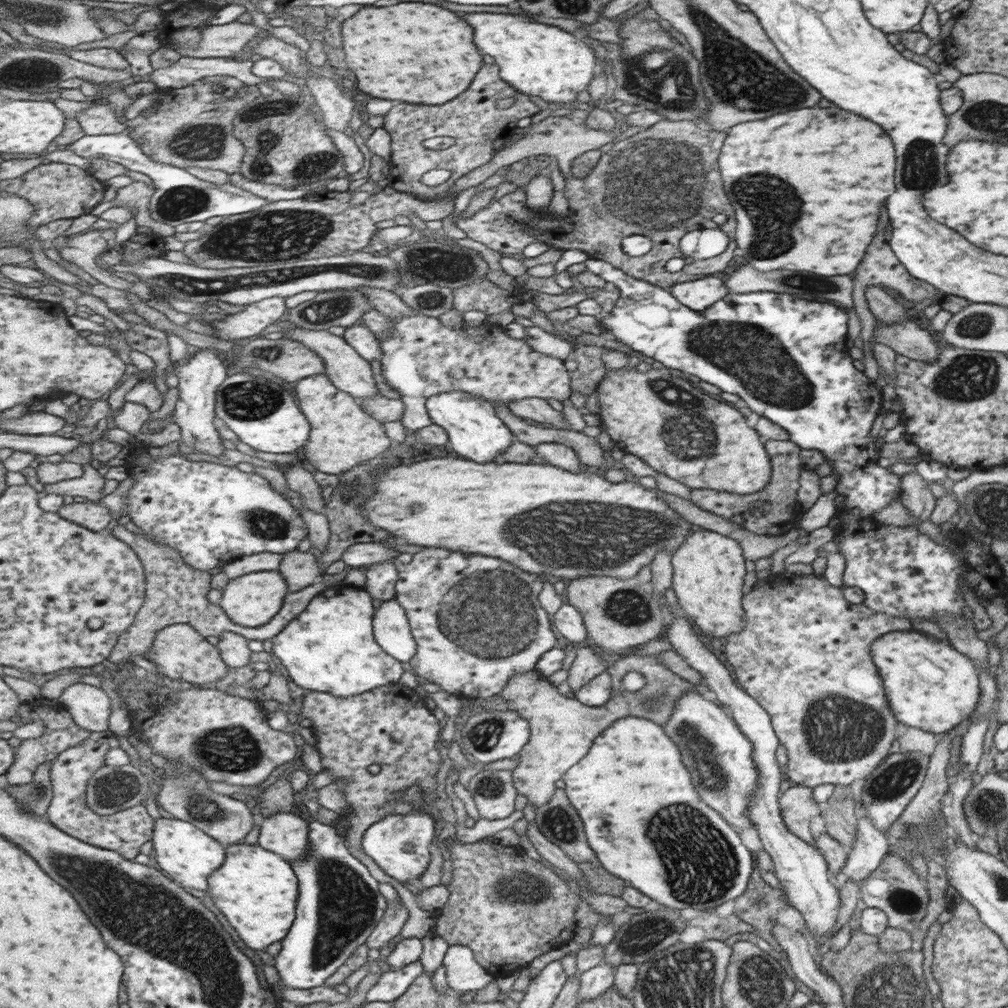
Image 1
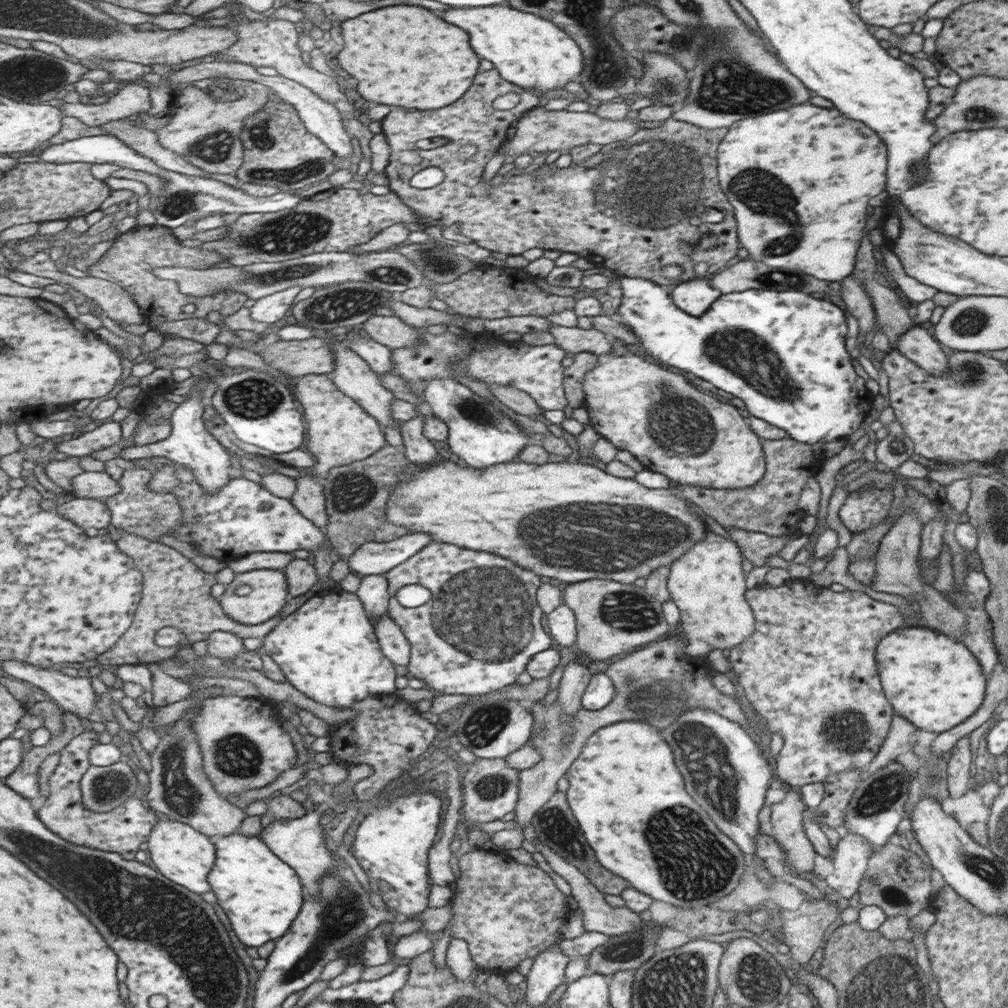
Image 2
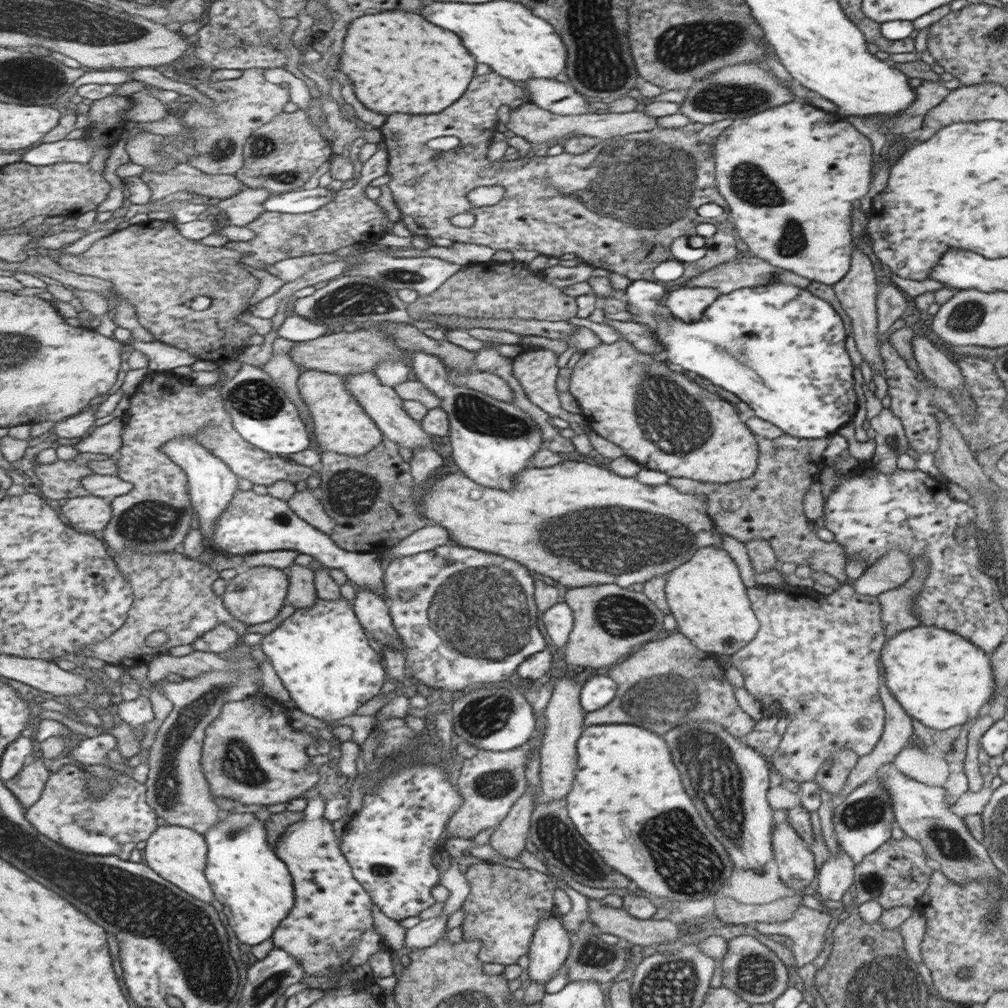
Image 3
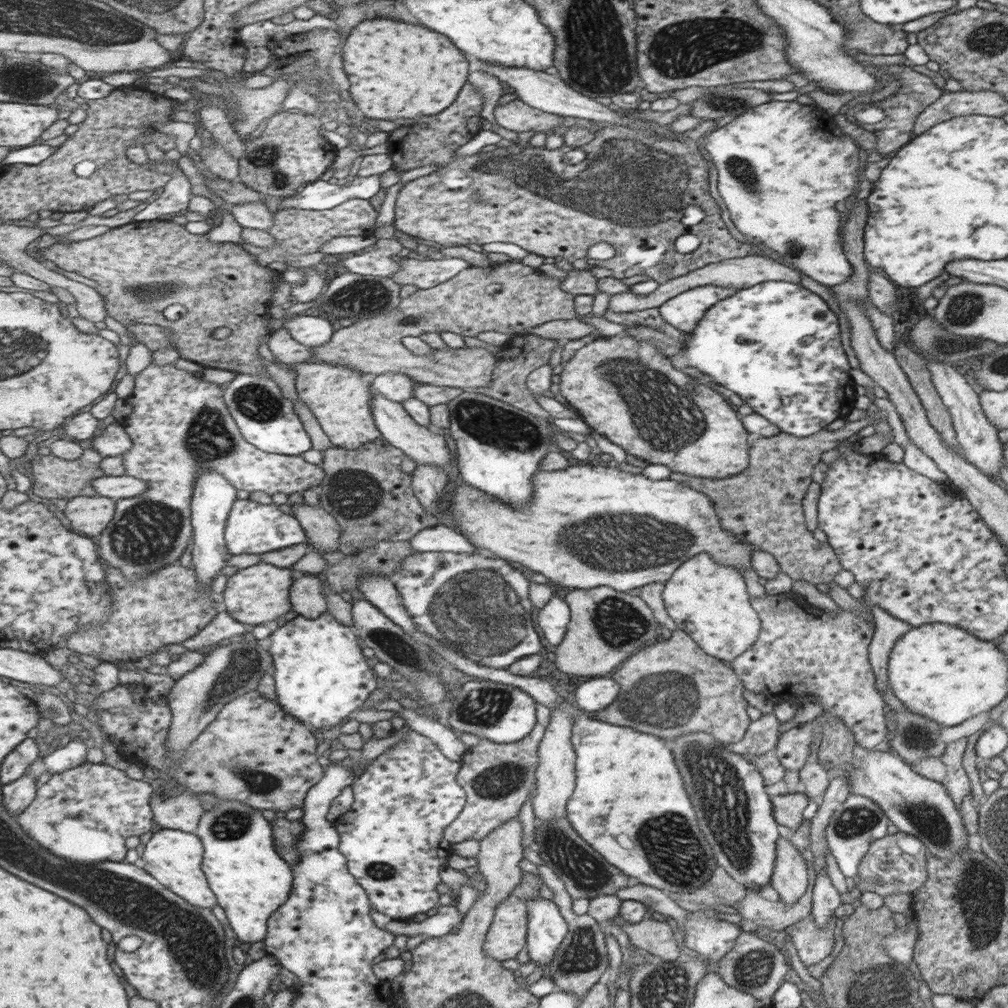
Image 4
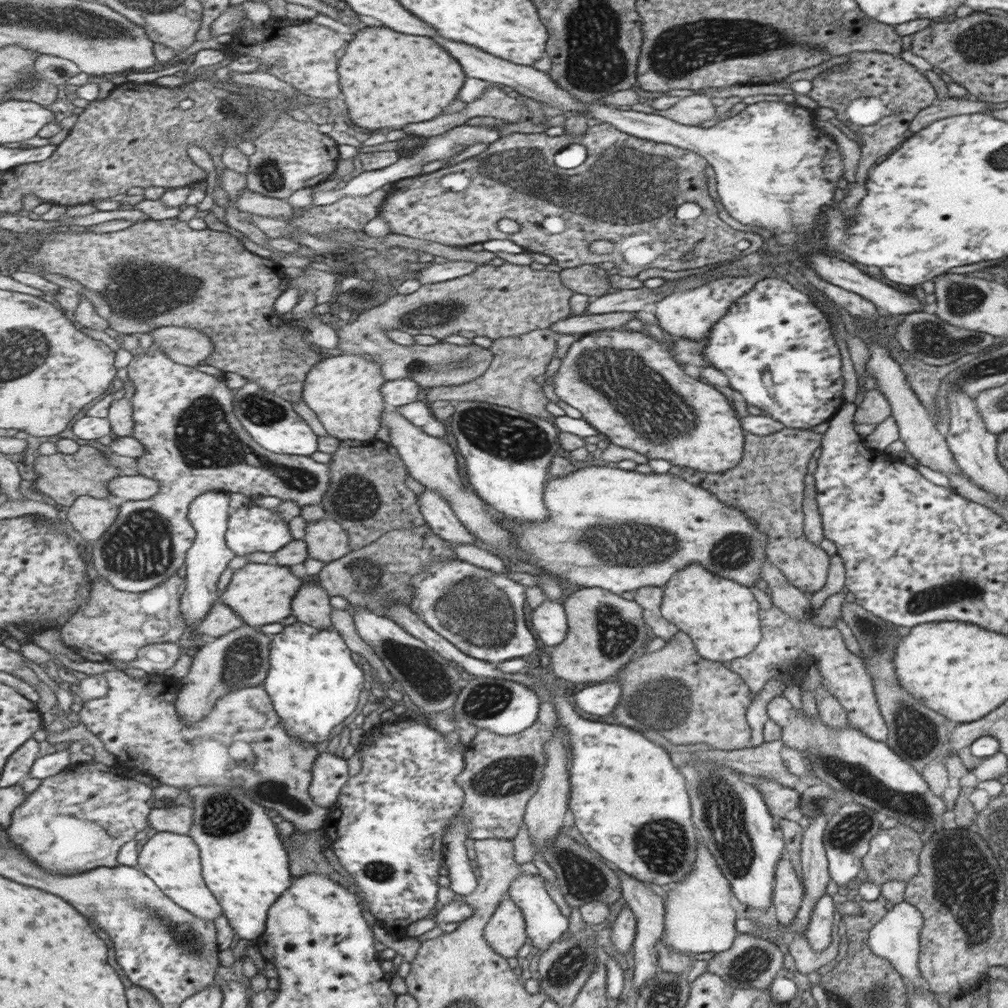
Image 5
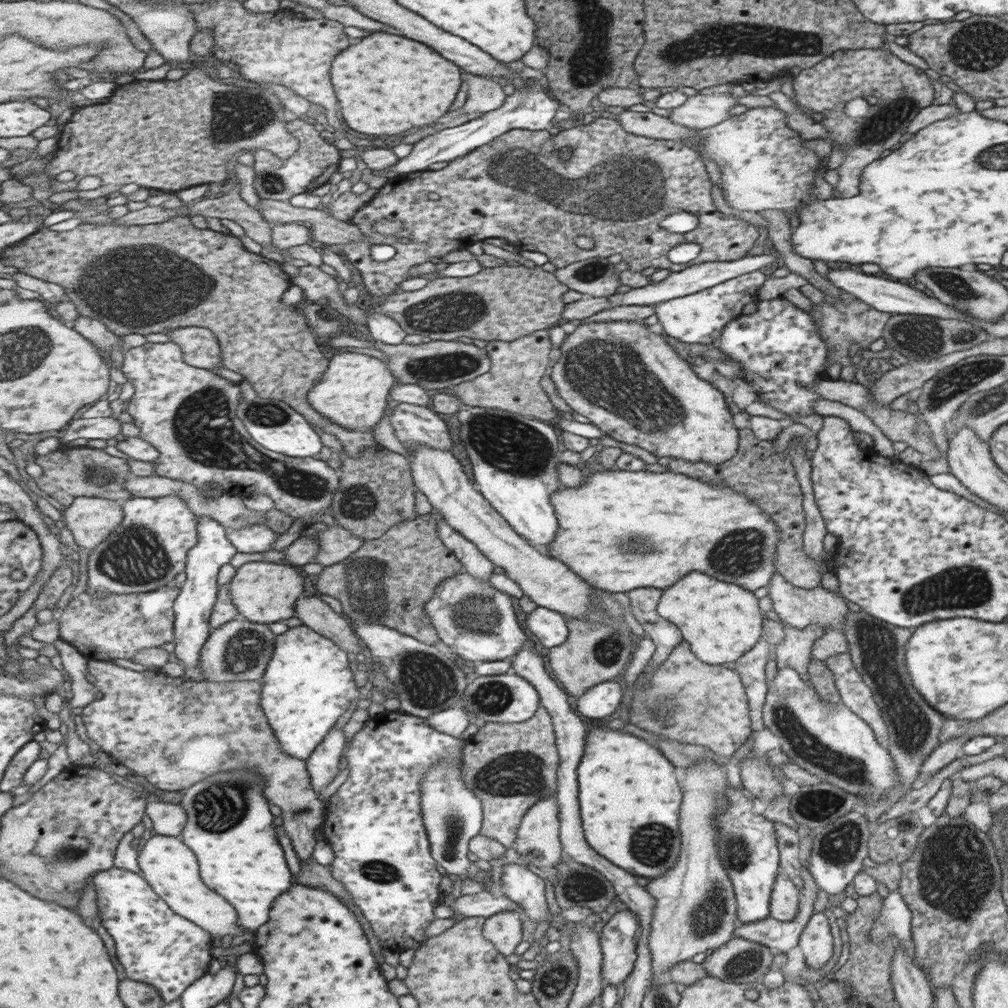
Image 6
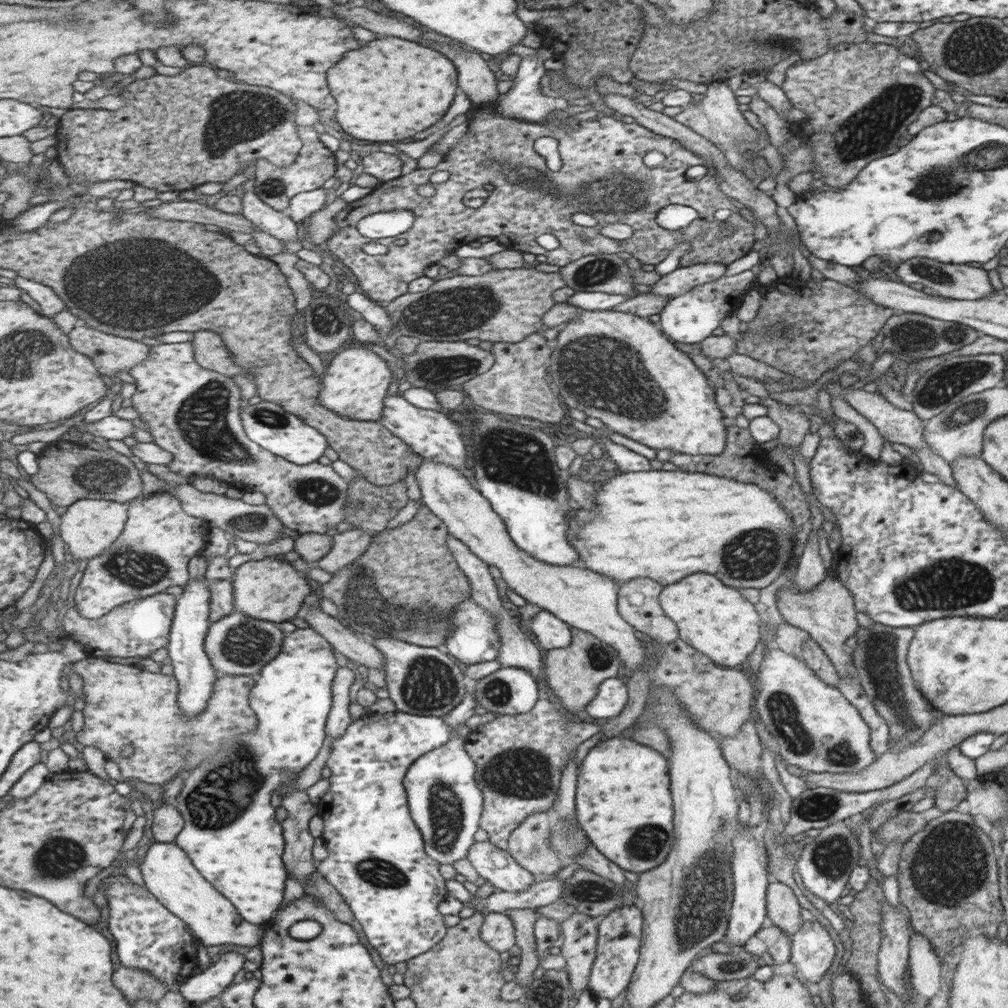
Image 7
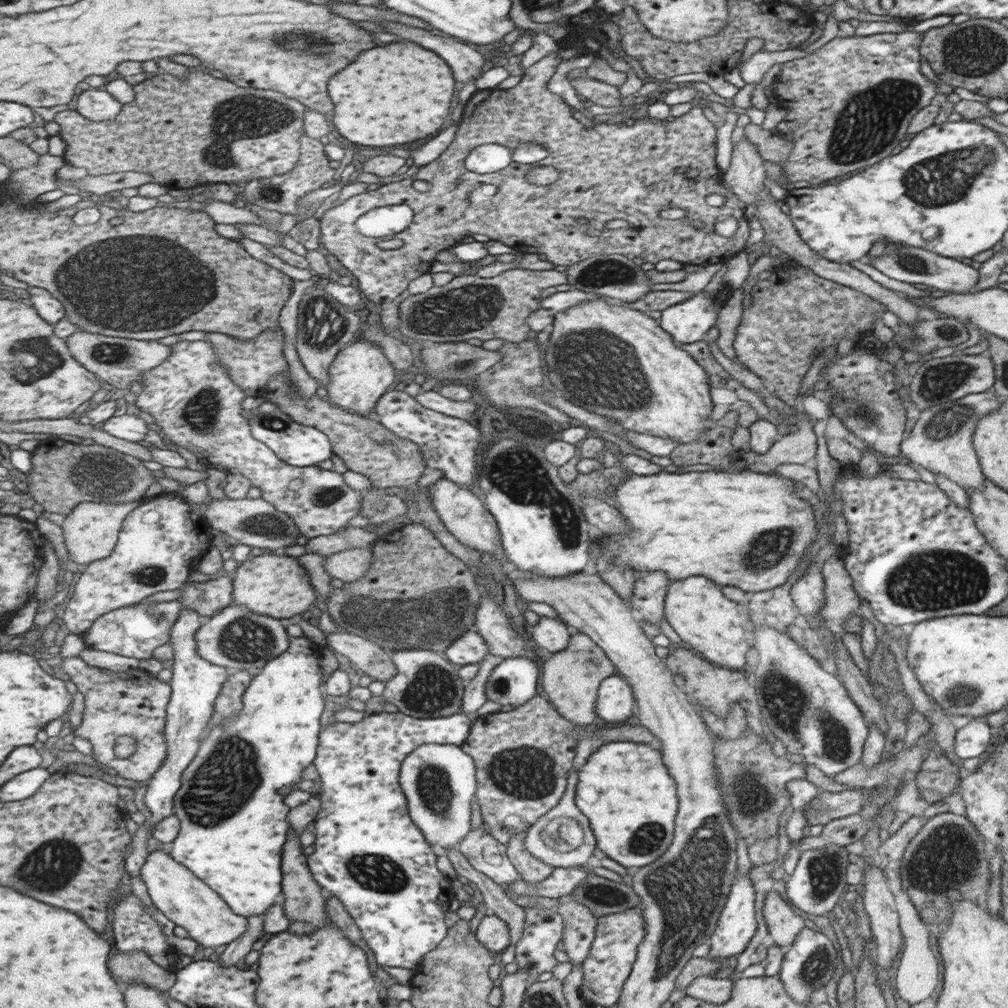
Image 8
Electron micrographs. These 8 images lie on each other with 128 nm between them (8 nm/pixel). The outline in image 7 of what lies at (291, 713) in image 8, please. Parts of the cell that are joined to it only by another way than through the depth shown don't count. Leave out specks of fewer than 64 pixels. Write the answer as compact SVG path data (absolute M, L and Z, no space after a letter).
M311 626L287 633L283 649L257 674L257 685L251 693L259 727L247 738L227 739L217 756L187 775L186 785L174 803L186 821L176 844L253 924L268 924L283 903L289 876L283 864L284 827L275 820L277 810L271 800L277 788L307 768L321 751L333 710L337 652Z

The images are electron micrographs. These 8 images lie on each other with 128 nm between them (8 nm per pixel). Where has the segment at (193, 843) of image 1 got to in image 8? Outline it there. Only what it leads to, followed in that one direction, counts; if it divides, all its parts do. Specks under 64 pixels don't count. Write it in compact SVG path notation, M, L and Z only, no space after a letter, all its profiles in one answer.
M153 851L143 866L140 878L147 884L154 905L177 926L184 928L199 947L219 948L240 940L249 928L248 918L237 914L215 890L172 857L170 853Z

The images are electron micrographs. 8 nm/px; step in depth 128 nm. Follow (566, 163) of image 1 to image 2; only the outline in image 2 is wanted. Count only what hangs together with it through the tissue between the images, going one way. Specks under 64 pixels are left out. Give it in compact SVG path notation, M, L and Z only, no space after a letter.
M533 107L527 110L525 114L514 124L515 134L513 137L501 144L499 154L505 157L516 157L520 154L532 152L558 151L560 154L569 152L573 146L581 144L598 144L601 148L606 148L609 144L618 144L635 134L641 128L641 121L637 119L627 120L620 118L617 120L608 120L600 118L595 113L570 112L565 110L549 110L545 107Z

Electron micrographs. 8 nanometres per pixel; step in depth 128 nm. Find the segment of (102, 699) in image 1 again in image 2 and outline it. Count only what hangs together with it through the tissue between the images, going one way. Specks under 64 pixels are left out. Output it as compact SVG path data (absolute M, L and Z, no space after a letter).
M11 659L1 663L5 673L39 687L66 712L87 718L97 709L99 696L93 690L93 678L71 677L57 670Z

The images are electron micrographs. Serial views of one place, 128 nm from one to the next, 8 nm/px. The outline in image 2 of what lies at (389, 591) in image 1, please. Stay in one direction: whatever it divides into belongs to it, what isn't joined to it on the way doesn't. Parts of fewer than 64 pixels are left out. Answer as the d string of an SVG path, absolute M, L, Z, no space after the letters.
M384 574L360 576L360 583L356 590L357 598L365 611L369 611L369 618L377 621L382 612L388 610L389 586Z

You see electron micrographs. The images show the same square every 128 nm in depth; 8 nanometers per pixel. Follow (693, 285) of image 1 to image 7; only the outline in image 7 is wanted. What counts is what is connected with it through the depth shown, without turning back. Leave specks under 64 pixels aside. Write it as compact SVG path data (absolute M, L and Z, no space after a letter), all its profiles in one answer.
M750 269L731 276L719 277L697 285L685 294L671 297L658 312L661 331L682 344L695 344L719 331L720 323L733 310L737 310L746 290L751 288L757 274Z

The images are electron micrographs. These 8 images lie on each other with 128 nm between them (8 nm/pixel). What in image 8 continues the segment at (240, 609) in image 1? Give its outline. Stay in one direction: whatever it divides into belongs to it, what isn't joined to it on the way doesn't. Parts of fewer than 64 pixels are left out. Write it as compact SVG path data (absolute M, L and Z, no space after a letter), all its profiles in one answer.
M269 550L262 555L246 560L232 574L234 577L234 602L249 606L253 612L269 614L273 618L285 618L285 620L307 612L313 606L313 602L317 600L313 584L301 584L301 588L297 588L297 592L293 592L293 594L291 594L291 588L283 588L283 586L281 586L283 592L277 592L277 588L279 588L277 584L281 584L283 576L287 578L291 574L291 566L301 566L301 561L295 556L273 555Z

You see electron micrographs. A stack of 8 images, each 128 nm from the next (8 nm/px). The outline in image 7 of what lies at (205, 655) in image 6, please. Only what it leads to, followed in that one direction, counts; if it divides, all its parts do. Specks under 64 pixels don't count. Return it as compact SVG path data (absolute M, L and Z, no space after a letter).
M236 611L215 623L211 623L206 641L207 655L213 668L221 675L256 676L283 649L286 633L276 622L257 619L243 612Z

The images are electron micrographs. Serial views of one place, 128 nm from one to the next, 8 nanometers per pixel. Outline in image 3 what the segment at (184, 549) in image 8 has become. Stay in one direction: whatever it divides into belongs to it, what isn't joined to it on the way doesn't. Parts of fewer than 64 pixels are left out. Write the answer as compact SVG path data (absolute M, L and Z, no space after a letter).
M170 372L149 373L139 385L130 400L130 408L124 415L125 425L123 429L124 444L119 452L117 460L119 466L118 477L131 482L133 490L124 496L112 499L113 518L103 530L102 539L107 542L109 551L117 554L157 554L157 552L173 552L181 549L187 534L191 532L193 524L193 505L190 497L189 479L186 471L172 460L167 453L161 451L167 441L173 441L179 436L193 436L201 446L207 446L215 457L220 457L231 471L240 479L247 478L253 484L261 484L265 487L273 486L279 480L289 480L293 484L307 481L315 477L318 467L303 466L295 460L289 460L284 455L270 453L255 446L253 443L245 442L241 433L233 424L233 417L225 407L222 388L211 388L203 390L201 386L194 386L184 377L173 375Z

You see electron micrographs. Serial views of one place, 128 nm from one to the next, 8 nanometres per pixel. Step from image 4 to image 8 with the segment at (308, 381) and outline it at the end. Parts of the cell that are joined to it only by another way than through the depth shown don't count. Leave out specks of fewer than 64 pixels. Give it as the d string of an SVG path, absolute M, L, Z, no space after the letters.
M359 342L346 347L336 358L331 366L329 375L331 375L331 383L328 385L328 395L326 399L333 405L345 410L353 410L357 415L363 417L372 417L375 411L376 403L384 396L387 386L395 380L395 372L393 368L389 366L387 358L381 354L381 348L371 344L371 342Z

